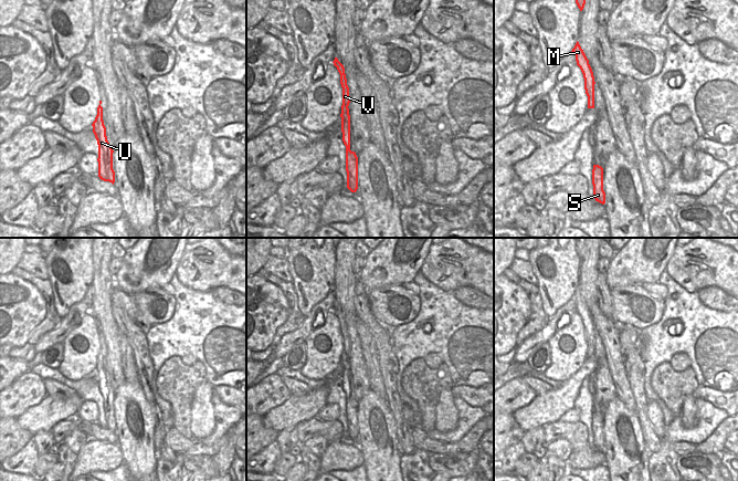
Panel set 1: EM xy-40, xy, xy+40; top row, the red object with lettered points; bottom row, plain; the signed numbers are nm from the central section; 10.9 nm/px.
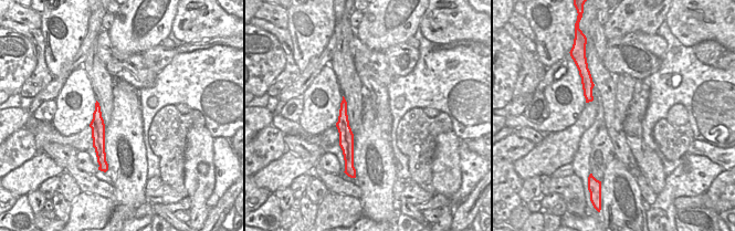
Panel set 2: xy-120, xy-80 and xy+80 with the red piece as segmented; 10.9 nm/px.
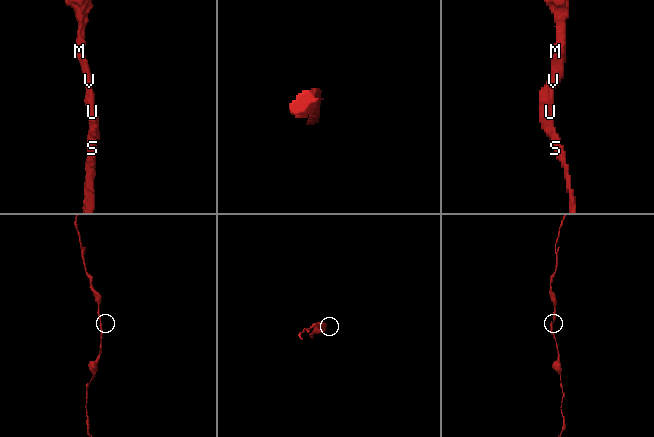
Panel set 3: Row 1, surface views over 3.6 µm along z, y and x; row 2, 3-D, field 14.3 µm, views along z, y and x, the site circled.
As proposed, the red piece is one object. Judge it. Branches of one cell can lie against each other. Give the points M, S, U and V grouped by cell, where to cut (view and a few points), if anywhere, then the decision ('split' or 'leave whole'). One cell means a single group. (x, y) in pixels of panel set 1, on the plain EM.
groups M S U V; cut none; leave whole

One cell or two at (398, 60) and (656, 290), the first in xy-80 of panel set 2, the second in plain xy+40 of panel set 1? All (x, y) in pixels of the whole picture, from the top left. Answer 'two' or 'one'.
two

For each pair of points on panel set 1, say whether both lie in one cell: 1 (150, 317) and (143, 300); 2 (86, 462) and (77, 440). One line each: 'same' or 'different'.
1: same
2: different

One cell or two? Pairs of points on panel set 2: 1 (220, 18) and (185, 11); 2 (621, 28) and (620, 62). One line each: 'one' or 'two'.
1: one
2: two

